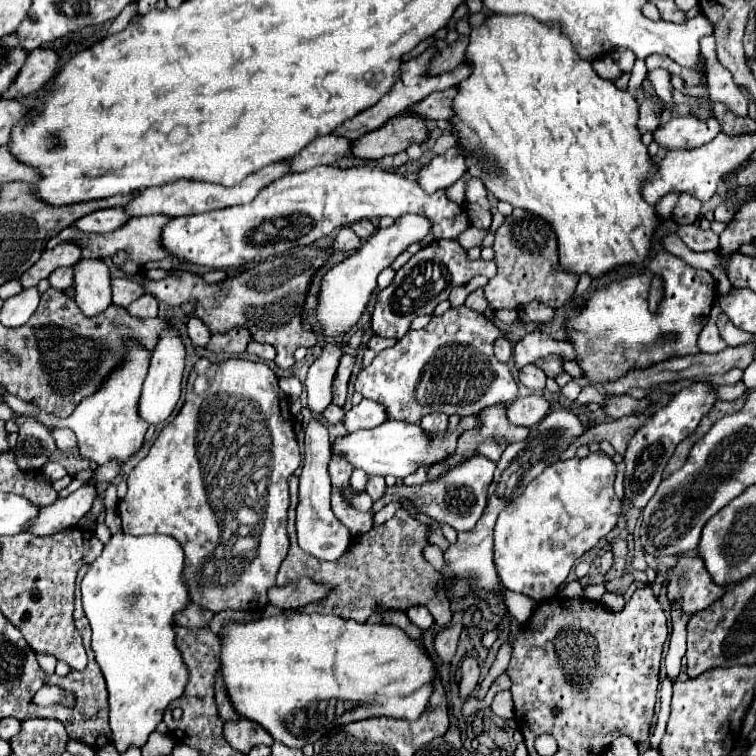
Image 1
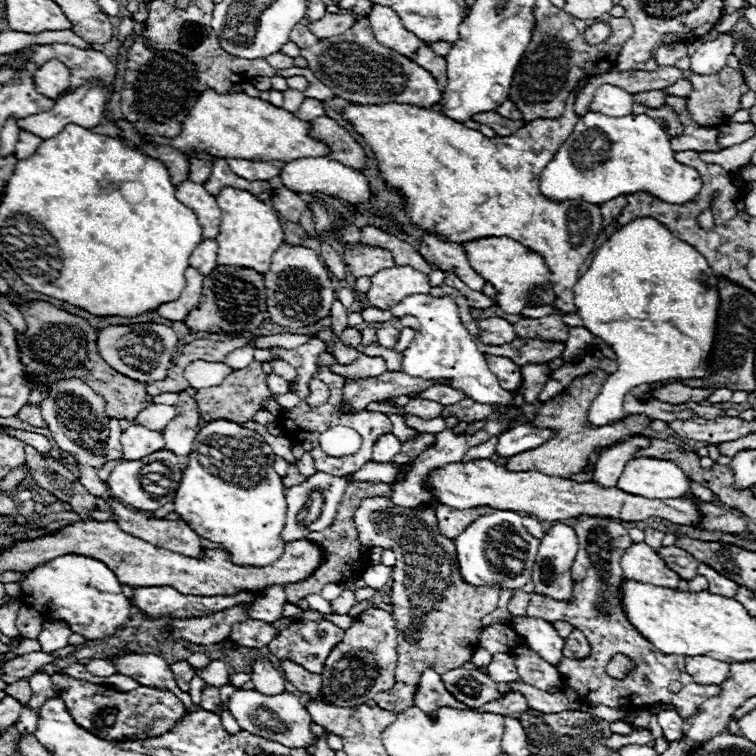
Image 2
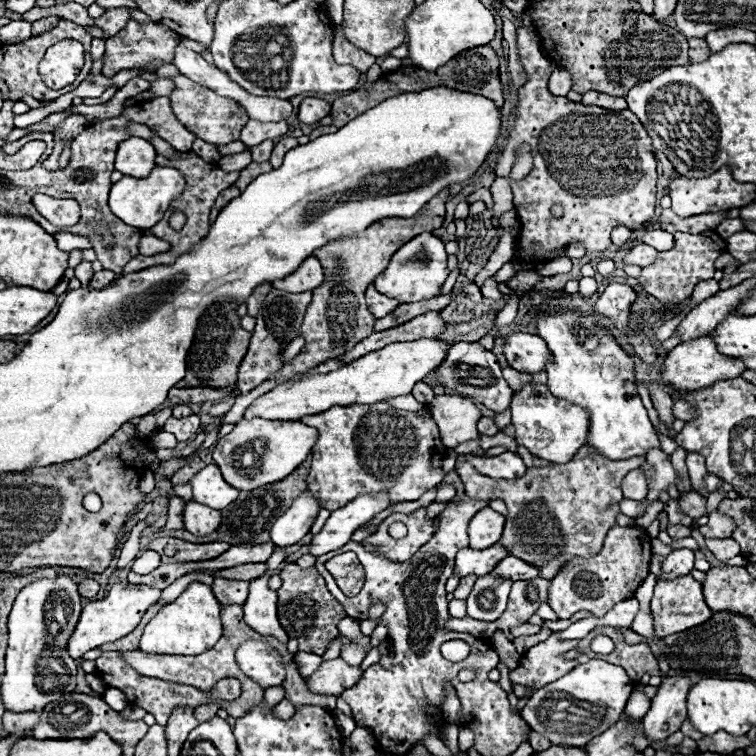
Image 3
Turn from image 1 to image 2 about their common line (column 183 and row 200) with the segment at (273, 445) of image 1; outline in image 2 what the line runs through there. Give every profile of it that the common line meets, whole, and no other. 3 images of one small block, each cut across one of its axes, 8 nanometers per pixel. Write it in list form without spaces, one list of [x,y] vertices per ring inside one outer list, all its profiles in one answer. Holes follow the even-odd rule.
[[[588,78],[578,82],[560,118],[534,120],[512,136],[496,136],[494,140],[436,110],[412,104],[350,104],[344,108],[344,118],[374,152],[386,182],[406,196],[406,210],[414,224],[458,244],[484,236],[506,236],[522,242],[546,262],[548,278],[560,298],[560,304],[554,306],[574,314],[572,288],[602,230],[600,208],[576,200],[560,204],[546,200],[540,194],[538,176],[578,122],[574,100],[586,82]]]

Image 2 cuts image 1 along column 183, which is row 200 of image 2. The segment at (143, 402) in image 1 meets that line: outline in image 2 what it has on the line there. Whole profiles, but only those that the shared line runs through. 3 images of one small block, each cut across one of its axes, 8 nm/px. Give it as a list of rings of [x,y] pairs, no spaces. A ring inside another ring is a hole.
[[[328,156],[320,158],[300,158],[286,162],[286,166],[280,172],[280,178],[286,188],[302,194],[326,194],[330,198],[340,198],[350,204],[360,204],[360,202],[372,202],[372,192],[370,192],[370,182],[368,178],[354,168],[348,168],[336,160],[330,160]]]

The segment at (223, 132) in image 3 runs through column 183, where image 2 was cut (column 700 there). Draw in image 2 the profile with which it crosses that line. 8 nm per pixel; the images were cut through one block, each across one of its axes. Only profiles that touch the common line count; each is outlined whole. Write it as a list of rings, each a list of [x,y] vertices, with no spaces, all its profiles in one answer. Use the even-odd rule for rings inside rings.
[[[724,66],[716,74],[694,74],[690,80],[694,92],[688,96],[688,112],[698,124],[726,124],[730,116],[740,110],[744,78],[738,70]]]

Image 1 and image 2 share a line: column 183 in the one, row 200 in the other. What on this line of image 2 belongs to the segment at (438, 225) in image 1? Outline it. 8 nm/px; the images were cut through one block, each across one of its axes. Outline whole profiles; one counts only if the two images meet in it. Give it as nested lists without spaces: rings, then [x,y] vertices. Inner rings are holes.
[[[222,188],[218,194],[218,206],[222,206],[222,228],[216,238],[218,258],[222,266],[250,266],[260,274],[270,270],[272,254],[284,244],[284,230],[276,216],[276,210],[260,202],[256,196],[238,188]]]

